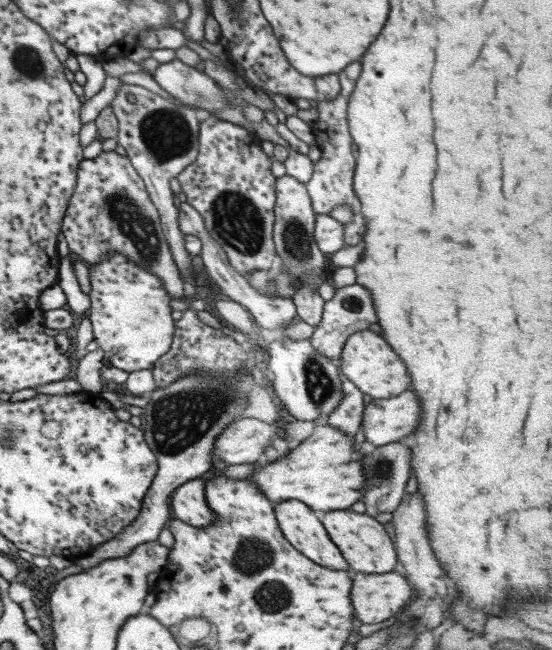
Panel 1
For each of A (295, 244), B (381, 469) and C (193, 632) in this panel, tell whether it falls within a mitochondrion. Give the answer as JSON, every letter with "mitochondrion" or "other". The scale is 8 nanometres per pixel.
{"A":"mitochondrion","B":"mitochondrion","C":"other"}

